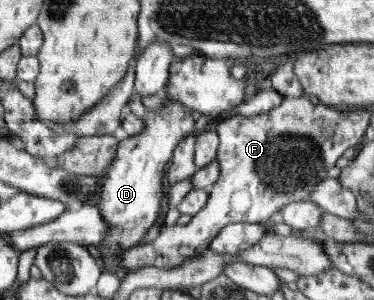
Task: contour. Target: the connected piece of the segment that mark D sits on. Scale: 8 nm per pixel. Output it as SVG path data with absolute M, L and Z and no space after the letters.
M167 98L163 108L159 112L145 110L145 130L137 136L128 136L119 142L115 158L109 166L107 178L102 180L100 193L95 203L107 220L109 233L103 239L101 247L101 260L103 268L109 274L119 274L127 271L121 265L119 252L125 252L141 242L141 238L147 234L147 230L159 220L163 214L163 202L165 200L165 184L163 174L167 168L167 162L172 160L171 154L176 150L177 144L187 135L195 132L195 124L191 120L191 110L185 108L179 102L169 101Z

